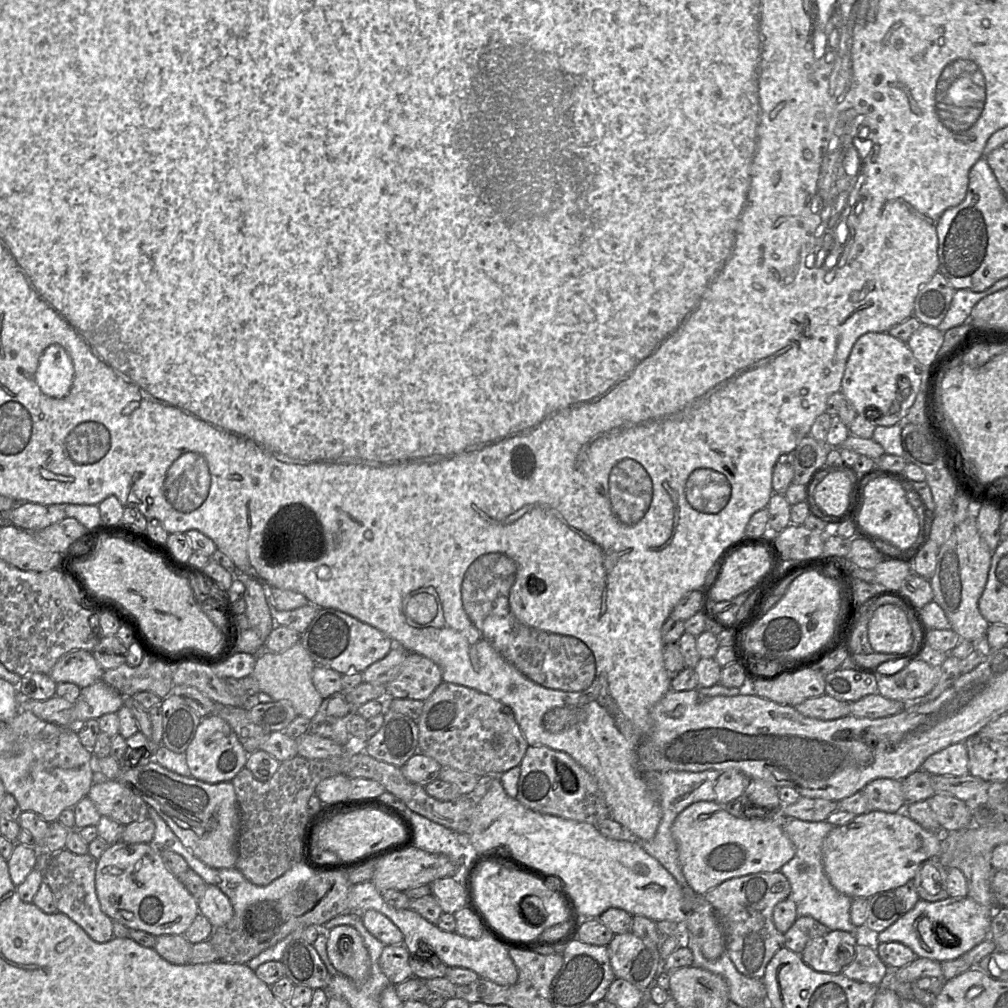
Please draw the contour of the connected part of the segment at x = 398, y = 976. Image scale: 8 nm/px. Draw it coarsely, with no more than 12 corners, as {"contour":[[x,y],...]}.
{"contour":[[403,944],[386,945],[379,965],[390,983],[413,976]]}

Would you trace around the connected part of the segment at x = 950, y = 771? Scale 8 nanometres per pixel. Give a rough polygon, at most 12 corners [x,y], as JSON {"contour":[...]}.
{"contour":[[959,742],[929,756],[929,775],[969,774],[966,745]]}

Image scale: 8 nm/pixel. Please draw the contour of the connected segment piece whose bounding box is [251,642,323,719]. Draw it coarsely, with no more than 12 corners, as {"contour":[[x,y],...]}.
{"contour":[[299,643],[256,659],[260,691],[312,719],[323,698]]}

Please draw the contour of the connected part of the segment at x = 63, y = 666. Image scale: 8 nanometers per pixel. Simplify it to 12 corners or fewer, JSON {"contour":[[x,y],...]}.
{"contour":[[73,650],[49,676],[84,688],[104,671],[92,652]]}

